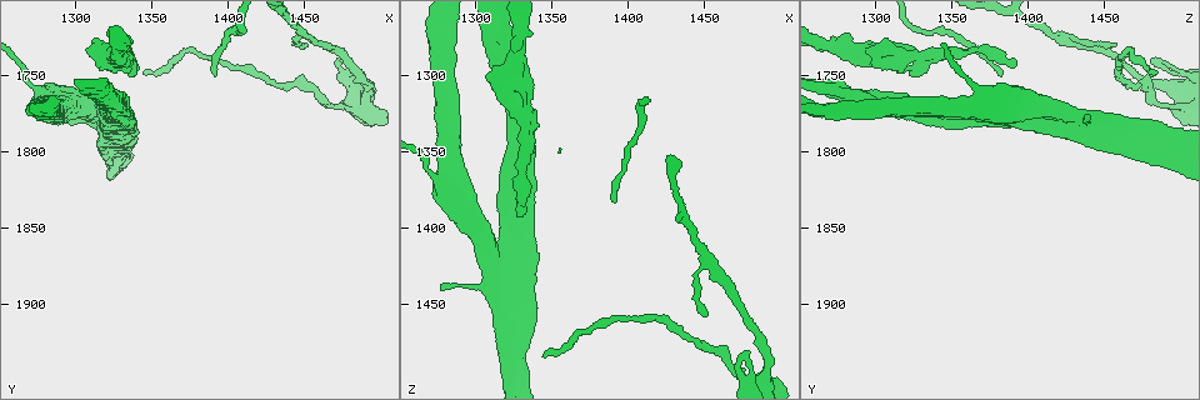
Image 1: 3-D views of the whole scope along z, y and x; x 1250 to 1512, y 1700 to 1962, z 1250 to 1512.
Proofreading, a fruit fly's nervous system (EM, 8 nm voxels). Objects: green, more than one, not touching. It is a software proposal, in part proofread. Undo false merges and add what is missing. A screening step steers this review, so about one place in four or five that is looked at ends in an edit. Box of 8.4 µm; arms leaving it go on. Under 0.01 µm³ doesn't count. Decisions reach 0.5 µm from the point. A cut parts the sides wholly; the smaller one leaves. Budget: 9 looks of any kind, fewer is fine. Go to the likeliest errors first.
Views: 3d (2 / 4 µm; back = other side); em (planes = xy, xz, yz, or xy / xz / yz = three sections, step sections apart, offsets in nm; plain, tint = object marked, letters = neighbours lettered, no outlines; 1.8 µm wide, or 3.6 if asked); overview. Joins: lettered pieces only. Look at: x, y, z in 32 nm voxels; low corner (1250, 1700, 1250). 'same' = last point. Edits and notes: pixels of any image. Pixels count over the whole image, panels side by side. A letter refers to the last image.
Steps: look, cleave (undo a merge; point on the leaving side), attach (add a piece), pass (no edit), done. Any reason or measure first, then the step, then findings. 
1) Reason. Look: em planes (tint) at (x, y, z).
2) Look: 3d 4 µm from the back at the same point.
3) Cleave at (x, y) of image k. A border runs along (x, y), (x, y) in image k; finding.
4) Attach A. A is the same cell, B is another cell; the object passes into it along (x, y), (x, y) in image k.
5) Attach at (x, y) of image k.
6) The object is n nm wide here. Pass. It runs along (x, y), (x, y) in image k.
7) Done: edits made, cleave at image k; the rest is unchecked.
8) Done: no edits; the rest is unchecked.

Thin end. Look: em xy step 16 (tint) at (1326, 1738, 1388).

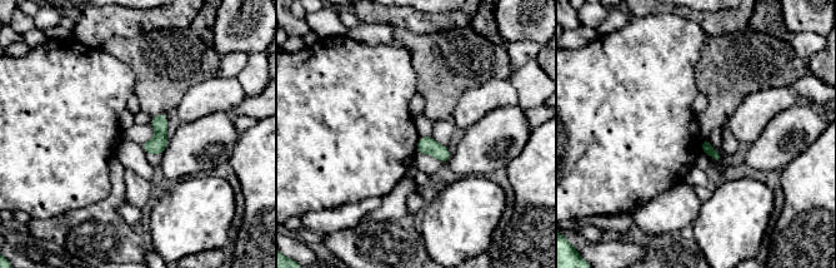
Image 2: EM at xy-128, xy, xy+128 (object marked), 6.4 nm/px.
Look: em planes (letters) at the same point.

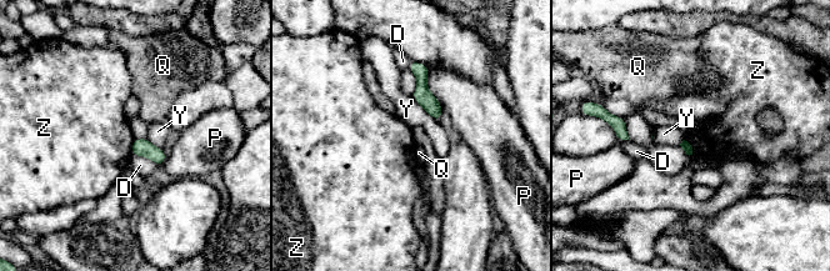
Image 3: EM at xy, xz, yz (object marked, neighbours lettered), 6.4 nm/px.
Pass. D, P, Q, Y and Z are other cells; no lettered piece goes on from it.

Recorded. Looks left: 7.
Calibre changes. Look: em planes (letters) at (1326, 1798, 1492).

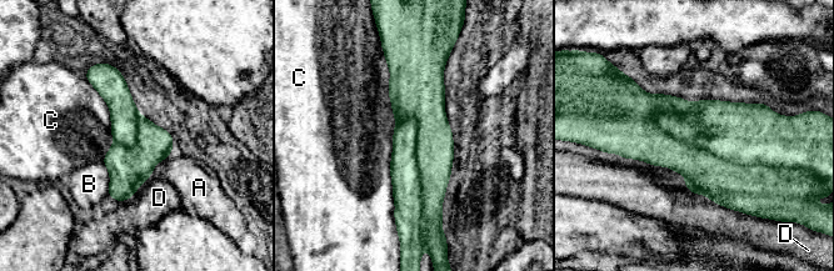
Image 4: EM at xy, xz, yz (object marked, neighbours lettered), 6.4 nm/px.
Cleave at (734, 131) of image 4. A, B, C and D are other cells; the part that leaves runs along (410, 121), (405, 131), (408, 212) in image 4; two neurons meet here.

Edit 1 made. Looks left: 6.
Look: em planes (letters) at (1394, 1748, 1382).

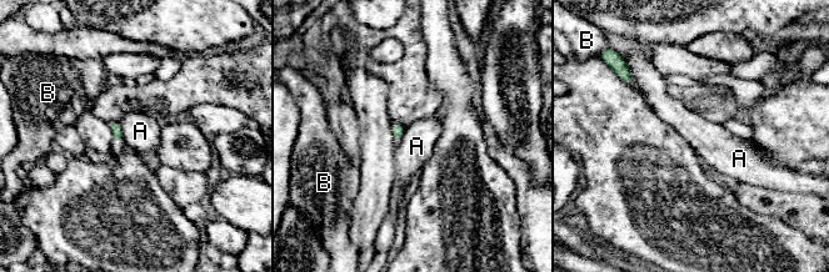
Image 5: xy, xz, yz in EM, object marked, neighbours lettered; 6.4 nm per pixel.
Pass. A and B are other cells; a border runs along (119, 121), (124, 140) in image 5; no lettered piece goes on from it.

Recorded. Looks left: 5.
An open end. Look: em planes (letters) at (1486, 1776, 1496).

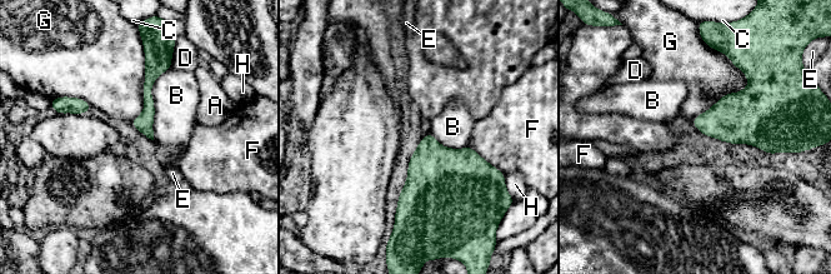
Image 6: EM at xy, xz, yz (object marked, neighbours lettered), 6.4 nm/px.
Pass. A, B, C, D, E, F, G and H are other cells; it runs along (153, 61), (148, 83), (149, 134) in image 6; none of them fits.

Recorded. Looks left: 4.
Done: edits made, cleave at image 4; the rest is unchecked.

